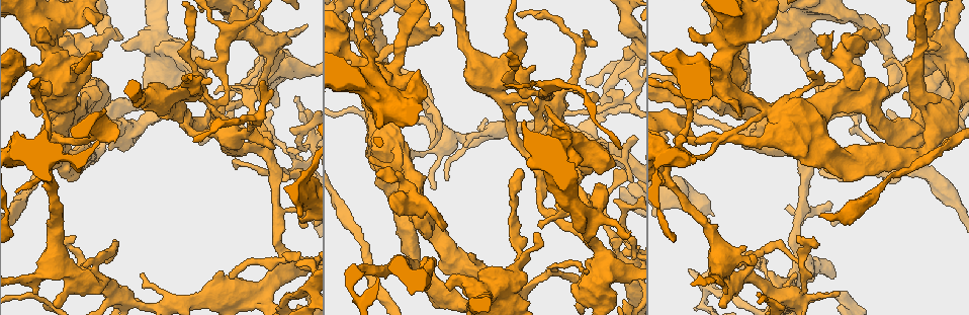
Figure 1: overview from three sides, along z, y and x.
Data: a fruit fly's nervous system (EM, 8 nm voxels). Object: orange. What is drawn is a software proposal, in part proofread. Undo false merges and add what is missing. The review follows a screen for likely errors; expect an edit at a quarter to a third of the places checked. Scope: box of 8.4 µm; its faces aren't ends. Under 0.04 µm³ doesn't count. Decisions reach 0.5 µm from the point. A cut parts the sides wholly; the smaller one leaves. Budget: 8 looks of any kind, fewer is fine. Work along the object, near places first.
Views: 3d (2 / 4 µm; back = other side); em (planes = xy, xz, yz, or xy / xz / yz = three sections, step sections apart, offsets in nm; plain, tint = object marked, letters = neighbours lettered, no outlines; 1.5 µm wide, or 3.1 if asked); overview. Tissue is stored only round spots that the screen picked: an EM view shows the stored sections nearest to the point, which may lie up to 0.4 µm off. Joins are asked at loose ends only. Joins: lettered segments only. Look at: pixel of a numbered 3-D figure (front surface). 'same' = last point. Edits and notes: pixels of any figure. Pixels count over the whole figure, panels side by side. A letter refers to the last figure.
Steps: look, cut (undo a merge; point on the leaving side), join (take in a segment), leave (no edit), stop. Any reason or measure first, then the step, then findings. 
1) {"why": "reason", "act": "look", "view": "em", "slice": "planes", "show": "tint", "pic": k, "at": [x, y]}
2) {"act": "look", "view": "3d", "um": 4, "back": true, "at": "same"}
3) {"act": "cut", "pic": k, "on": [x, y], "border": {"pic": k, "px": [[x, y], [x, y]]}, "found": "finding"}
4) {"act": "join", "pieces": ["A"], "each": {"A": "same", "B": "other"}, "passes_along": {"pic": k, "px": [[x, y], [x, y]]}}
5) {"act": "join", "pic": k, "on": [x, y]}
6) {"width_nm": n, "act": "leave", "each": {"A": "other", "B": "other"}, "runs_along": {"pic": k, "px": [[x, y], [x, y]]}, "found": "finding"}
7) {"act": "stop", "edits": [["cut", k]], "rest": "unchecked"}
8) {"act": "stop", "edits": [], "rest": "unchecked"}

{"act": "look", "view": "3d", "um": 4, "pic": 1, "at": [625, 60]}

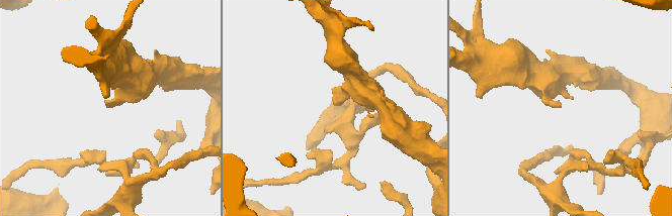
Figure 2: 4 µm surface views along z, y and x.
{"why": "need the tissue", "act": "look", "view": "em", "slice": "yz", "step": 8, "show": "letters", "pic": 2, "at": [109, 105]}

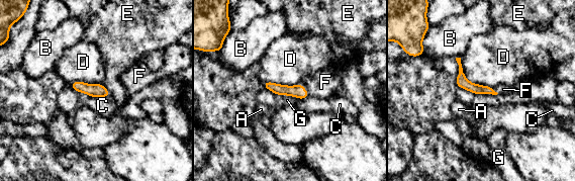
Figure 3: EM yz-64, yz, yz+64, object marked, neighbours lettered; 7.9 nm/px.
{"act": "join", "pieces": ["F"], "each": {"A": "other", "B": "other", "C": "other", "D": "other", "E": "other", "F": "same", "G": "other"}, "found": "it goes on there"}

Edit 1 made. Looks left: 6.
{"why": "redraw", "act": "look", "view": "overview"}

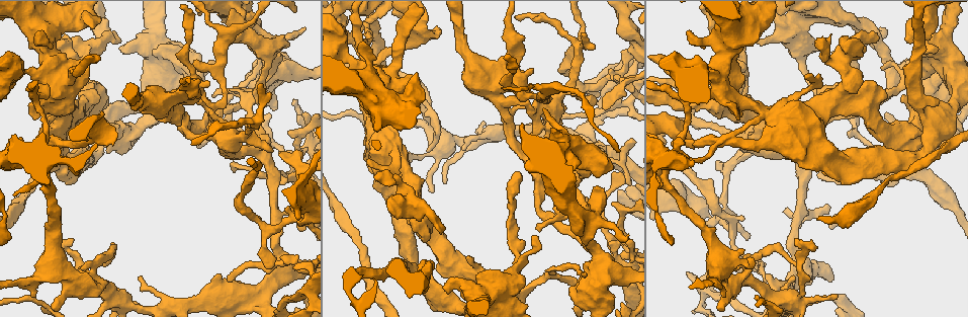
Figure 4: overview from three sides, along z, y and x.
{"act": "look", "view": "3d", "um": 4, "back": true, "pic": 4, "at": [112, 145]}

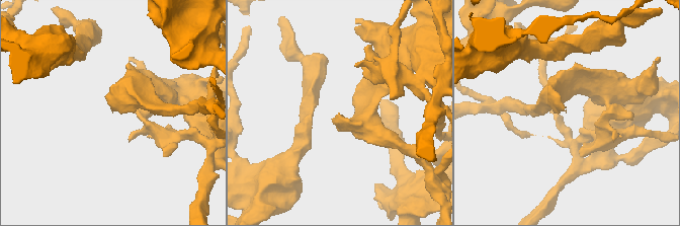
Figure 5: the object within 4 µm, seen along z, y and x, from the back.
{"act": "look", "view": "em", "slice": "xy", "step": 8, "show": "letters", "pic": 5, "at": [113, 110]}

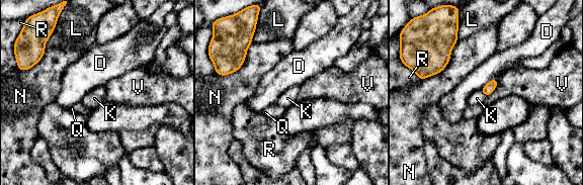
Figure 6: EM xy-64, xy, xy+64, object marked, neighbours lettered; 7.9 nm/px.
{"act": "join", "pieces": ["K"], "each": {"D": "other", "K": "same", "L": "other", "N": "other", "Q": "other", "R": "other", "V": "other"}, "passes_along": {"pic": 6, "px": [[489, 88], [483, 92], [477, 98]]}, "found": "the cell continues"}

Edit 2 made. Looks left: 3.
{"act": "stop", "edits": [["join", 3], ["join", 6]], "rest": "unchecked"}

